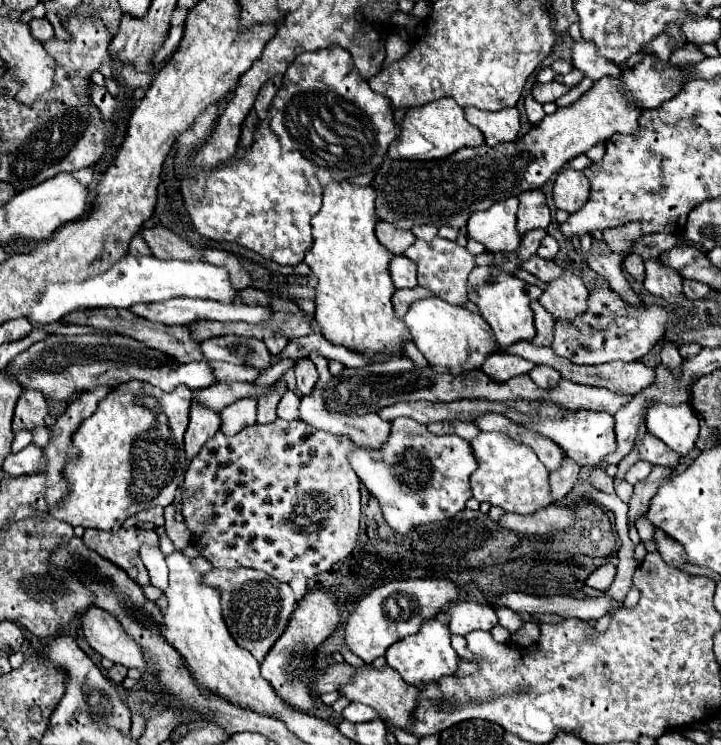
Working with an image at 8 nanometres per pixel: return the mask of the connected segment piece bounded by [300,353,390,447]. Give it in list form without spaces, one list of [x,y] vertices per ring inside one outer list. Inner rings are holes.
[[[318,353],[310,355],[310,359],[314,361],[314,365],[316,365],[316,369],[318,369],[318,373],[320,373],[320,379],[318,379],[318,383],[316,383],[316,389],[314,389],[310,395],[302,397],[302,403],[300,403],[300,419],[302,419],[304,423],[316,427],[316,429],[322,429],[322,431],[328,431],[328,433],[334,433],[334,435],[346,435],[346,437],[350,437],[350,439],[352,439],[356,445],[360,445],[360,447],[362,447],[362,445],[364,445],[364,447],[380,447],[380,445],[386,441],[386,437],[388,437],[390,423],[384,421],[384,419],[380,419],[376,413],[368,413],[368,415],[342,415],[342,413],[338,413],[338,411],[330,409],[330,407],[326,405],[326,401],[324,401],[324,387],[326,387],[328,381],[332,379],[332,375],[330,375],[330,371],[328,371],[328,361],[326,361],[322,355],[318,355]]]

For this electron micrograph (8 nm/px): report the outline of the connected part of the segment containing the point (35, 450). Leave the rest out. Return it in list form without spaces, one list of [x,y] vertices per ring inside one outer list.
[[[28,445],[24,451],[20,453],[10,453],[4,459],[2,469],[10,475],[34,475],[44,471],[44,467],[48,465],[48,457],[44,453],[42,447],[38,445]]]

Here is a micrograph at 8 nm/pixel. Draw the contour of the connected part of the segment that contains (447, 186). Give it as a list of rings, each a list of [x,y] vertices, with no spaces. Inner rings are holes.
[[[656,53],[646,55],[634,69],[624,71],[618,79],[604,77],[586,91],[570,107],[546,115],[528,135],[514,143],[498,143],[496,147],[464,147],[446,159],[436,161],[394,161],[384,159],[372,187],[376,189],[378,219],[412,229],[414,223],[430,223],[436,227],[464,227],[474,211],[484,211],[496,201],[516,197],[528,189],[540,189],[552,173],[564,163],[586,153],[614,133],[636,133],[644,111],[658,109],[664,101],[676,97],[690,79],[694,65],[672,65]]]

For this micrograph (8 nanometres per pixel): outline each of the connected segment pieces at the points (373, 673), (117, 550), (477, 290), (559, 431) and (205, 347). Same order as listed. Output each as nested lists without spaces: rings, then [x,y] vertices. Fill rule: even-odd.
[[[364,665],[364,667],[354,667],[354,673],[350,677],[350,683],[342,685],[338,689],[340,695],[344,695],[346,699],[350,701],[358,701],[358,703],[364,703],[364,705],[370,705],[374,707],[380,717],[384,721],[390,721],[394,723],[396,727],[402,727],[402,729],[408,729],[410,723],[412,723],[412,709],[416,707],[416,695],[418,695],[418,689],[408,685],[400,675],[398,671],[394,671],[392,667],[374,667],[374,665]]]
[[[148,509],[148,515],[138,513],[138,519],[136,517],[126,519],[116,533],[86,529],[86,533],[82,537],[86,547],[94,549],[98,555],[106,557],[108,561],[112,561],[114,565],[124,569],[142,587],[148,585],[148,573],[146,573],[146,567],[144,567],[142,559],[140,559],[138,549],[144,543],[156,545],[158,543],[158,535],[156,535],[156,531],[138,529],[136,523],[138,521],[152,521],[150,511],[158,513],[160,509]]]
[[[476,267],[468,277],[468,285],[470,285],[470,297],[472,297],[470,301],[478,305],[482,317],[492,327],[496,335],[496,343],[500,347],[508,347],[522,339],[526,341],[534,339],[536,329],[534,329],[534,315],[530,309],[530,301],[540,297],[542,293],[540,287],[528,285],[510,273],[498,271],[498,267]]]
[[[582,409],[582,411],[572,411],[572,413],[568,413],[560,419],[540,417],[538,413],[530,413],[528,417],[530,417],[532,425],[526,427],[526,429],[552,439],[578,465],[596,465],[606,455],[610,455],[616,447],[616,443],[614,443],[614,417],[604,413],[604,411]]]
[[[236,335],[212,337],[200,343],[200,351],[210,361],[226,361],[258,369],[266,369],[270,361],[270,353],[266,351],[264,341],[258,341],[254,337],[236,337]]]

